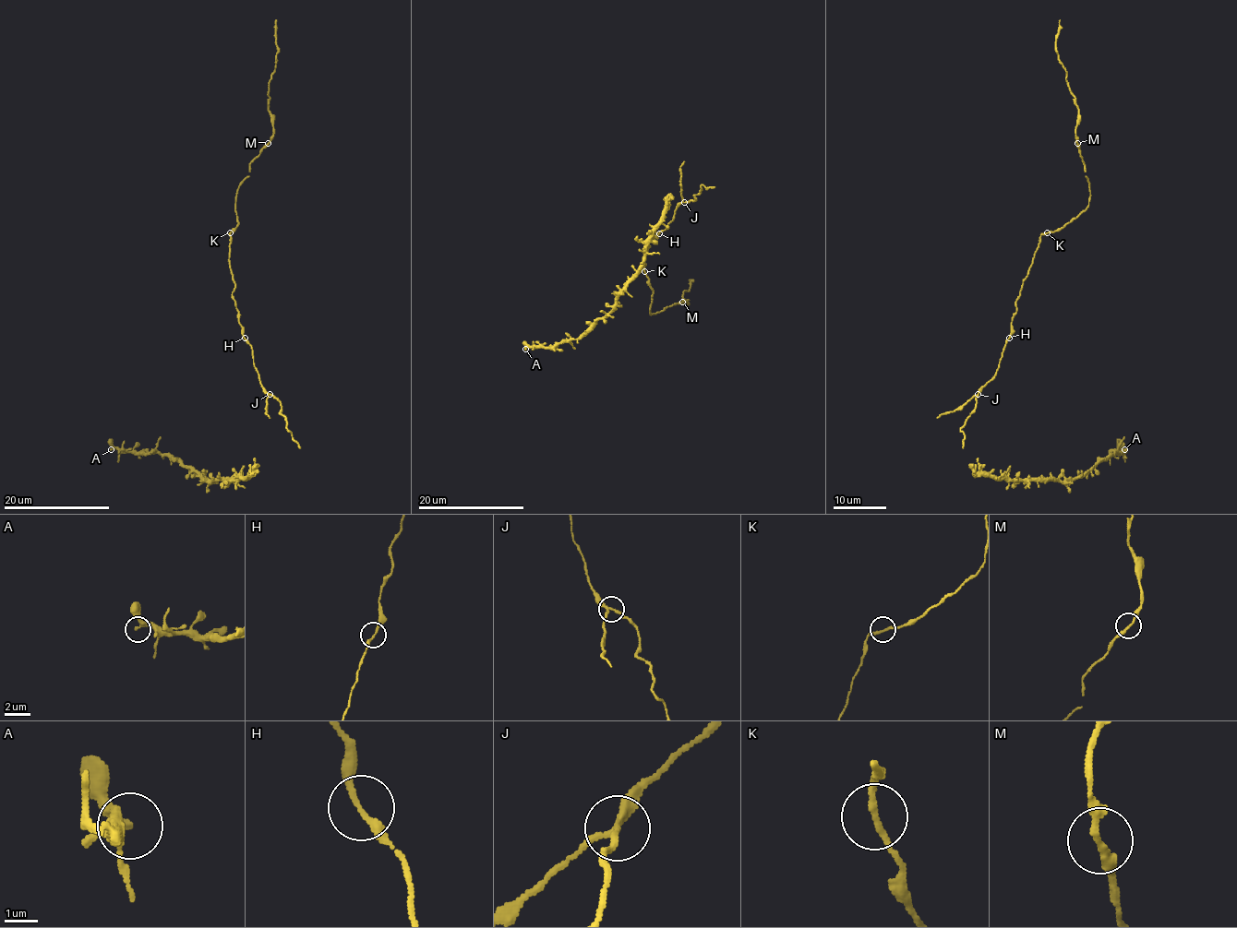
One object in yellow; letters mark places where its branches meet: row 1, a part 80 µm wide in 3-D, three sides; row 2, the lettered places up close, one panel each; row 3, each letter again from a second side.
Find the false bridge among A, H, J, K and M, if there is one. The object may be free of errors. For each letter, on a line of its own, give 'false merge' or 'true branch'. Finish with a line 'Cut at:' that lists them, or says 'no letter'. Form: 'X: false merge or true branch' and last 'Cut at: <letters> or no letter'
A: true branch
H: true branch
J: false merge
K: true branch
M: true branch
Cut at: J

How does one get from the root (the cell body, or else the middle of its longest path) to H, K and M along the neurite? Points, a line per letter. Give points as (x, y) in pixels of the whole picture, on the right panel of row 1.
H: (1003, 352), (1009, 338)
K: (1003, 352), (1011, 335), (1011, 318), (1016, 311), (1016, 300), (1023, 279), (1032, 263), (1038, 238), (1047, 232)
M: (1003, 352), (1011, 335), (1016, 300), (1038, 238), (1062, 229), (1089, 203), (1089, 183), (1077, 143)

